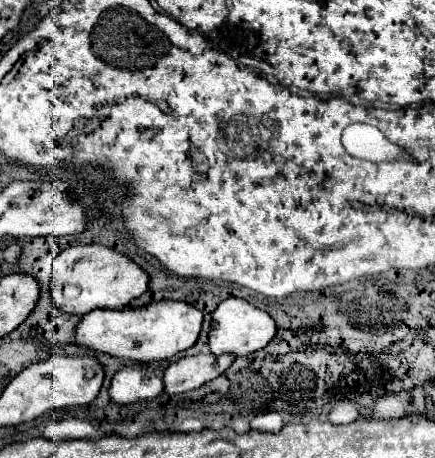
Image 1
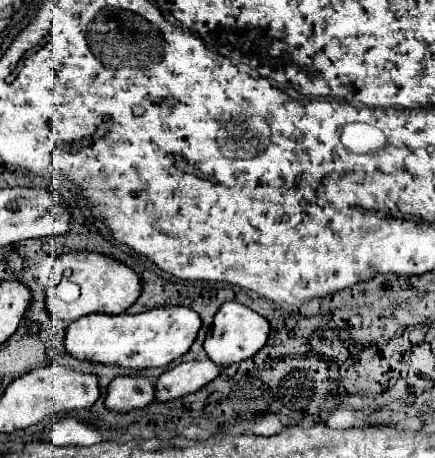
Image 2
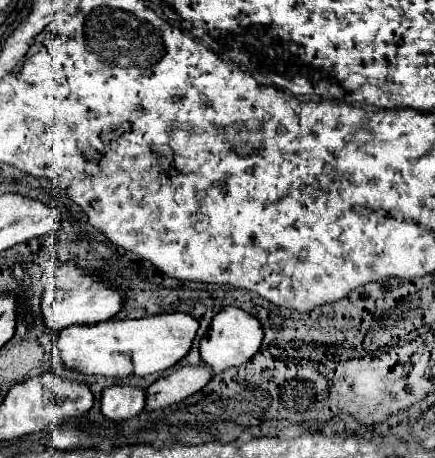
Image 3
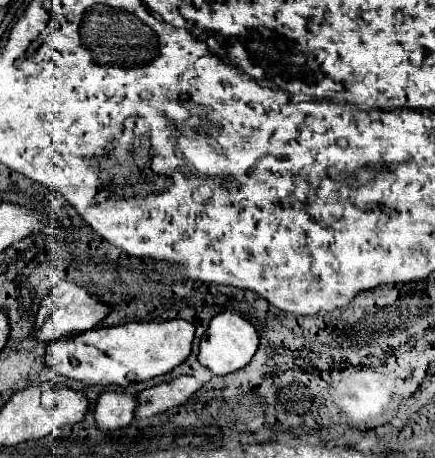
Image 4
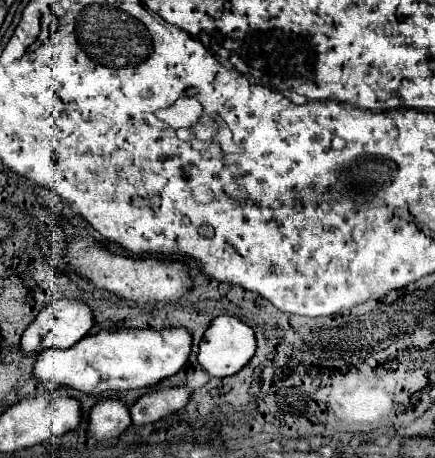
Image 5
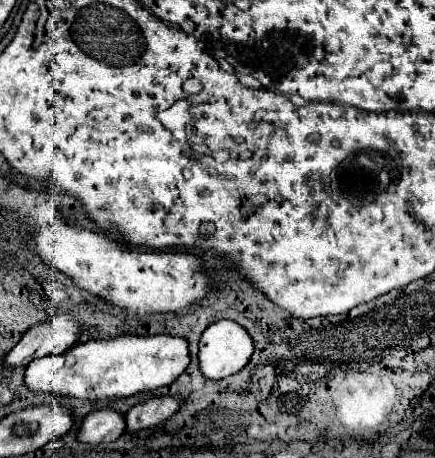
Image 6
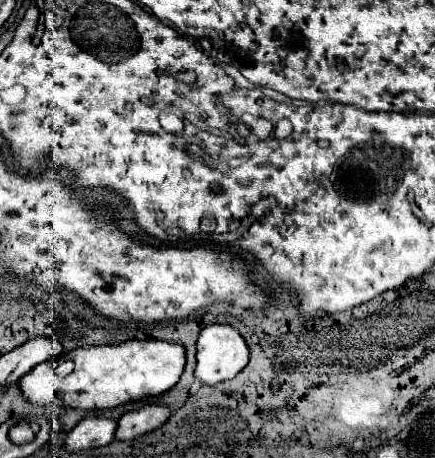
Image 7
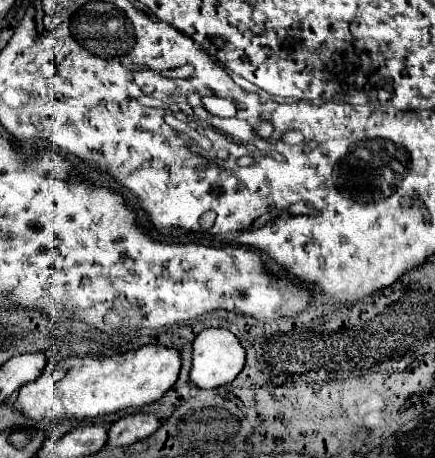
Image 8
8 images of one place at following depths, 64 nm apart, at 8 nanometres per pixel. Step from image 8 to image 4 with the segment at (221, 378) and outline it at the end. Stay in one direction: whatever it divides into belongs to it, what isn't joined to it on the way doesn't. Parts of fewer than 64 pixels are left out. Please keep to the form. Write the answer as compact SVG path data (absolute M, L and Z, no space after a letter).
M232 310L220 312L218 316L212 318L206 338L208 338L206 342L200 342L198 360L202 366L206 366L216 376L226 376L230 372L244 368L252 360L252 356L256 354L258 342L260 342L256 328L246 318L242 318L238 312L232 312Z

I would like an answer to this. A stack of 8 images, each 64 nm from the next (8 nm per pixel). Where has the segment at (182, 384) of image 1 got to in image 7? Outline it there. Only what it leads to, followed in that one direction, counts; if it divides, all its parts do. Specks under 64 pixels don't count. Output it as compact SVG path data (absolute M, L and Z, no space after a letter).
M158 404L144 406L140 410L132 410L118 420L114 440L134 440L140 434L160 428L168 420L168 416L170 416L170 408L158 406Z

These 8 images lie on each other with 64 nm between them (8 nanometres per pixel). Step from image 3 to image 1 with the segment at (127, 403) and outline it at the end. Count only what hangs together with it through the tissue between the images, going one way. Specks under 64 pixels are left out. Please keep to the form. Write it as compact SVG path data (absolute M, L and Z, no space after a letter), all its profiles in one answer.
M130 366L114 374L110 384L110 400L118 406L148 402L154 400L162 392L162 388L164 388L162 378L144 376L140 366Z

